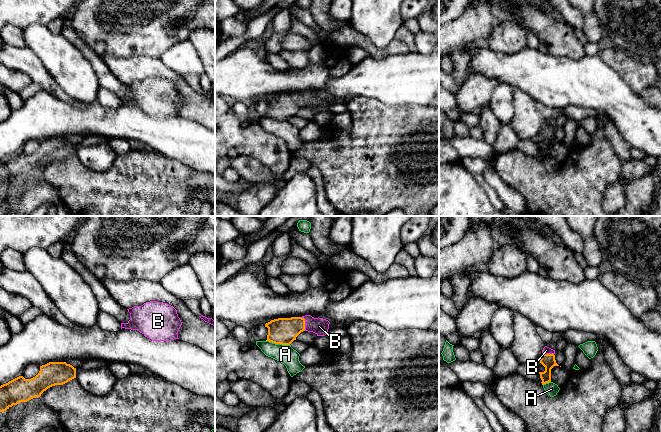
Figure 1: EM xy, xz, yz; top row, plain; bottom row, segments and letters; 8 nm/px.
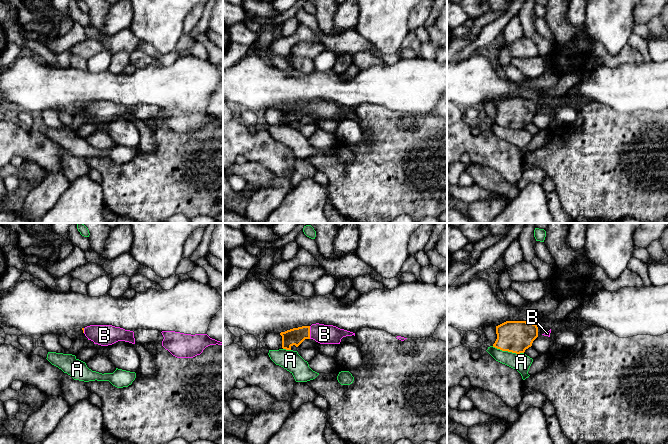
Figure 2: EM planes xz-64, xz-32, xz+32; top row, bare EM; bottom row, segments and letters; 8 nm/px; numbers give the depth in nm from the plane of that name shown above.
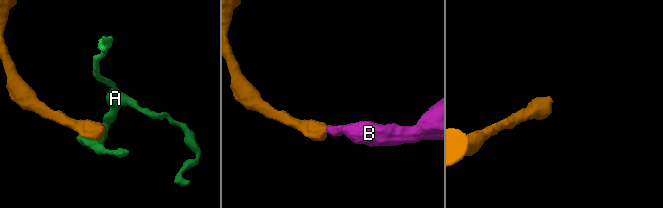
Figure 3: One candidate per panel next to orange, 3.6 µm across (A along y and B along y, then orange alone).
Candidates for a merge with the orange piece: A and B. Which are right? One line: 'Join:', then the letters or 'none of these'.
Join: B

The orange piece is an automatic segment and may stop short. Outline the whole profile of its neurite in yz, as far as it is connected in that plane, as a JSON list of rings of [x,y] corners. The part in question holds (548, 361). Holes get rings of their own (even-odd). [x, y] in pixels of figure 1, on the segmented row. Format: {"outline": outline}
{"outline": [[[545,346],[542,350],[542,354],[539,357],[540,363],[545,367],[544,372],[539,372],[542,380],[542,385],[551,382],[551,369],[554,366],[559,366],[555,360],[555,350]]]}

